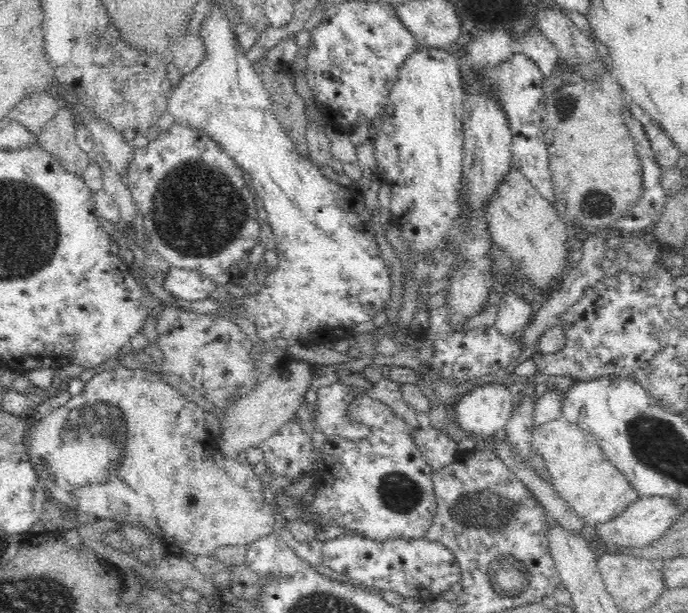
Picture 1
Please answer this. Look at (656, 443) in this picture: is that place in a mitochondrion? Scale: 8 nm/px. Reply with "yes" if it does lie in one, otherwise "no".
yes

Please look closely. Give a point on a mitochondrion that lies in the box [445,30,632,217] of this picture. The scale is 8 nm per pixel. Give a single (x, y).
(565, 105)

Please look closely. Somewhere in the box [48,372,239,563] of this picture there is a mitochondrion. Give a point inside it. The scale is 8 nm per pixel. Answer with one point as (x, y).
(96, 422)

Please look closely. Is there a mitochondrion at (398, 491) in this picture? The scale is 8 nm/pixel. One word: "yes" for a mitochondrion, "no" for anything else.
yes

